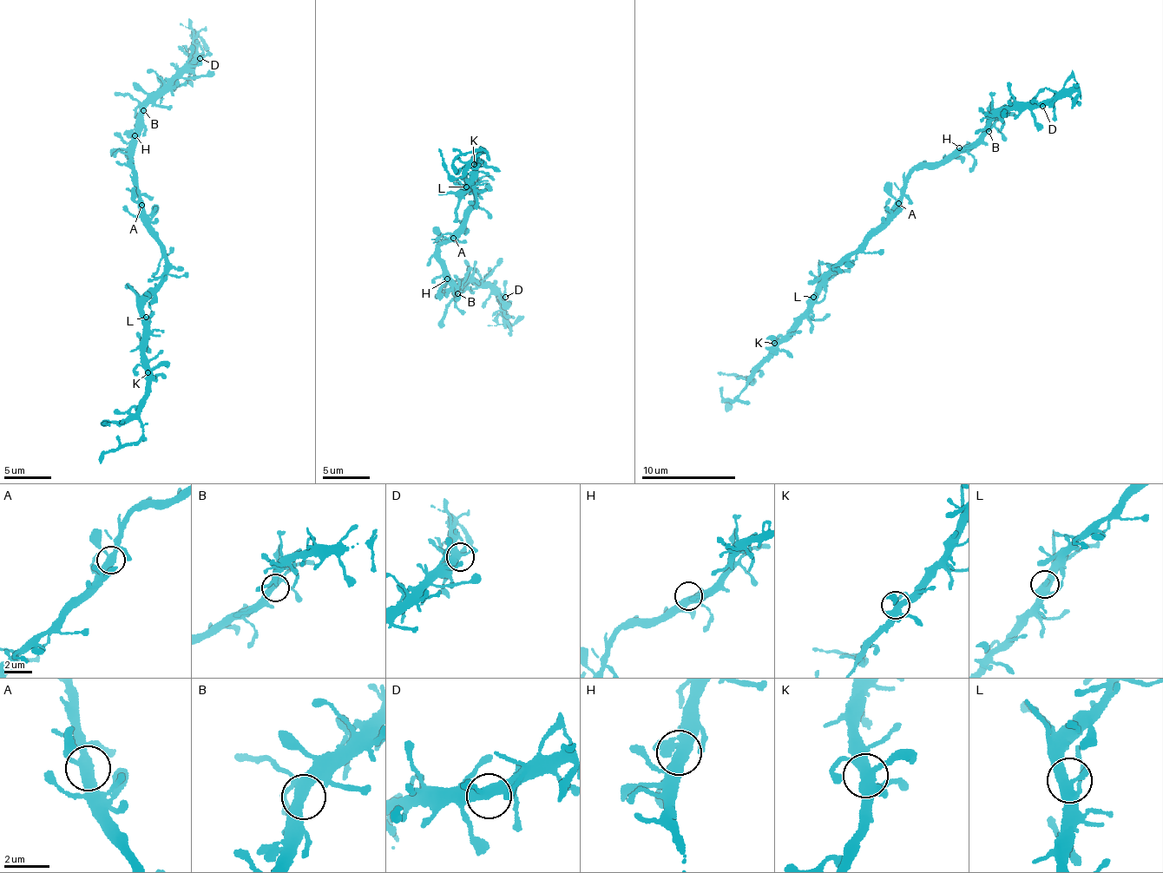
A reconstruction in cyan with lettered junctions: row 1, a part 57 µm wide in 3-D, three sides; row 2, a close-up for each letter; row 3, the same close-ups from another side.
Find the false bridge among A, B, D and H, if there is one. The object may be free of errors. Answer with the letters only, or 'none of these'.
none of these

